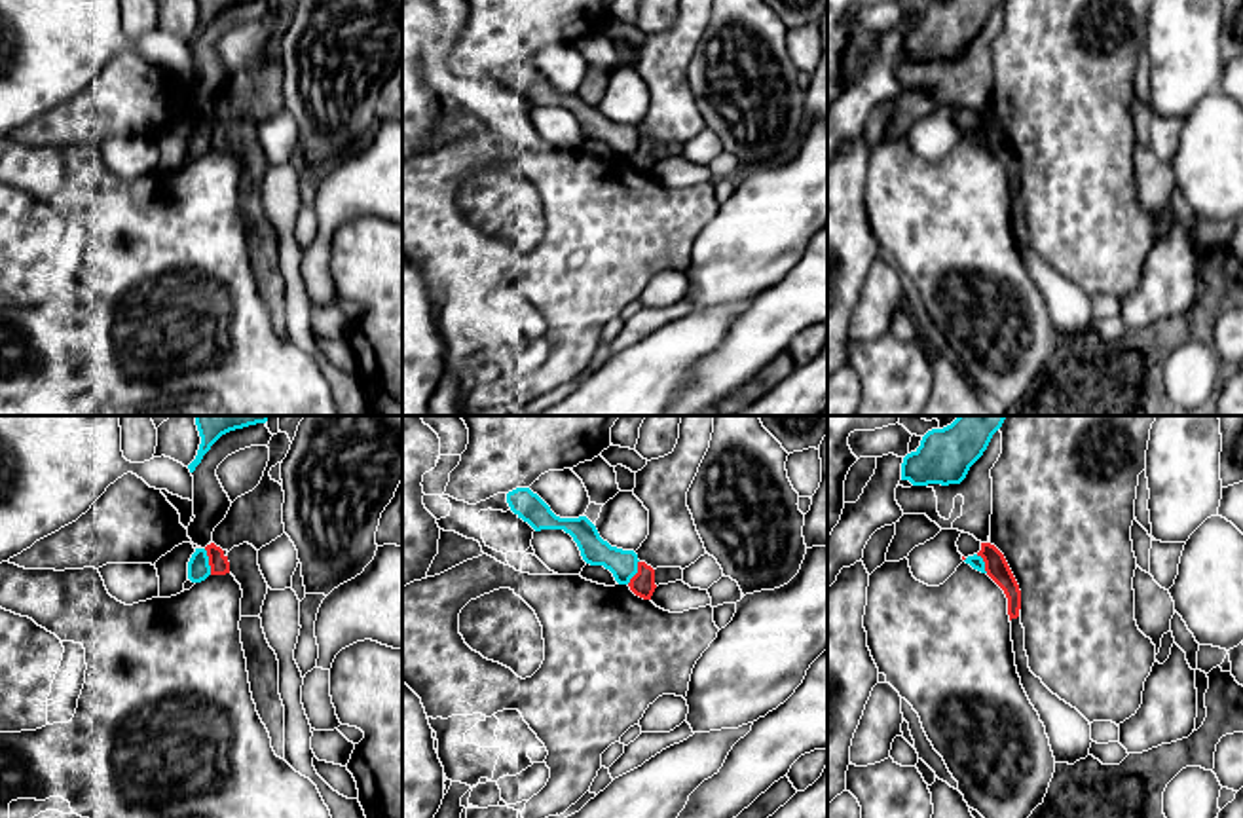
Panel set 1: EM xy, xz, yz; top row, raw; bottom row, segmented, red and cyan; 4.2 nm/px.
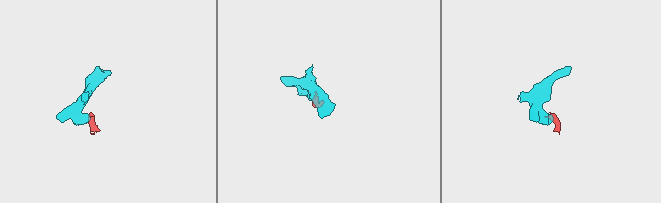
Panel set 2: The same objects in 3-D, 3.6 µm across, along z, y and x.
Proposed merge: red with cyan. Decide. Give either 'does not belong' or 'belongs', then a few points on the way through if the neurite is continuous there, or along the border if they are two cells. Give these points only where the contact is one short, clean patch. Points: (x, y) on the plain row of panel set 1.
does not belong | along xy (204, 124), (211, 148)

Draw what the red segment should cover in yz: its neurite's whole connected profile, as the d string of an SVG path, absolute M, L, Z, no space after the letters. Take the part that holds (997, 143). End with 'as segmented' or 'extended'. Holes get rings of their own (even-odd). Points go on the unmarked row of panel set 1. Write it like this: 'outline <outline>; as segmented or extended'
outline M964 106L960 108L956 121L964 133L974 129L983 133L987 150L1004 165L1008 173L1010 195L1017 194L1021 184L1021 165L1004 129L994 120L981 118Z; extended

